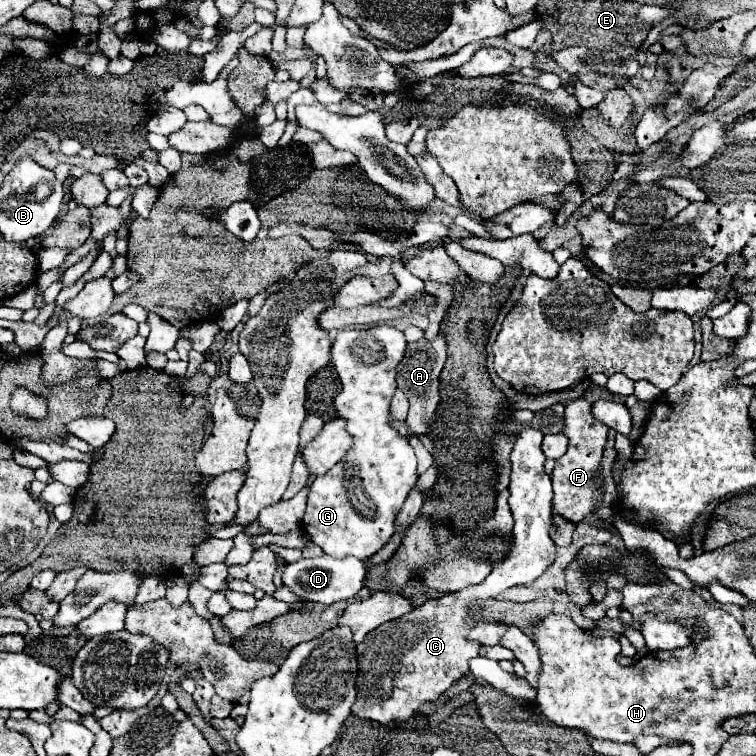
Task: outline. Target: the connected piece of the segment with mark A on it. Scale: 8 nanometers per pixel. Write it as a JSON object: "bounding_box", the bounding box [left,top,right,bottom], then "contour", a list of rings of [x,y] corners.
{"bounding_box":[396,335,446,437],"contour":[[[438,335],[434,341],[420,339],[416,343],[410,343],[402,363],[398,365],[396,381],[398,381],[398,387],[408,395],[408,401],[410,401],[410,411],[408,411],[406,423],[410,427],[412,435],[416,435],[416,437],[428,435],[428,431],[432,427],[434,413],[440,403],[440,371],[444,367],[444,361],[446,361],[446,341],[444,341],[444,335]]]}

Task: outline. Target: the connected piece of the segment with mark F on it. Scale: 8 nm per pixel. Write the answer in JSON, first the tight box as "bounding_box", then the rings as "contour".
{"bounding_box":[552,399,608,525],"contour":[[[574,399],[566,405],[564,435],[568,437],[568,451],[556,459],[554,467],[554,503],[552,513],[578,525],[602,503],[604,481],[602,481],[602,453],[608,437],[608,427],[592,415],[592,403],[586,399]]]}

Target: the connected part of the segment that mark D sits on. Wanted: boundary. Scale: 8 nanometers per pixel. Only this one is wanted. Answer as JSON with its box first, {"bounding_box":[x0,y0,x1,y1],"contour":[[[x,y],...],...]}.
{"bounding_box":[282,555,366,605],"contour":[[[322,555],[322,557],[314,557],[314,559],[302,557],[296,563],[288,563],[284,567],[284,573],[282,573],[282,583],[302,601],[330,605],[330,603],[336,603],[336,601],[352,599],[360,591],[364,577],[366,577],[364,561],[360,561],[356,557],[334,559],[330,555]]]}

